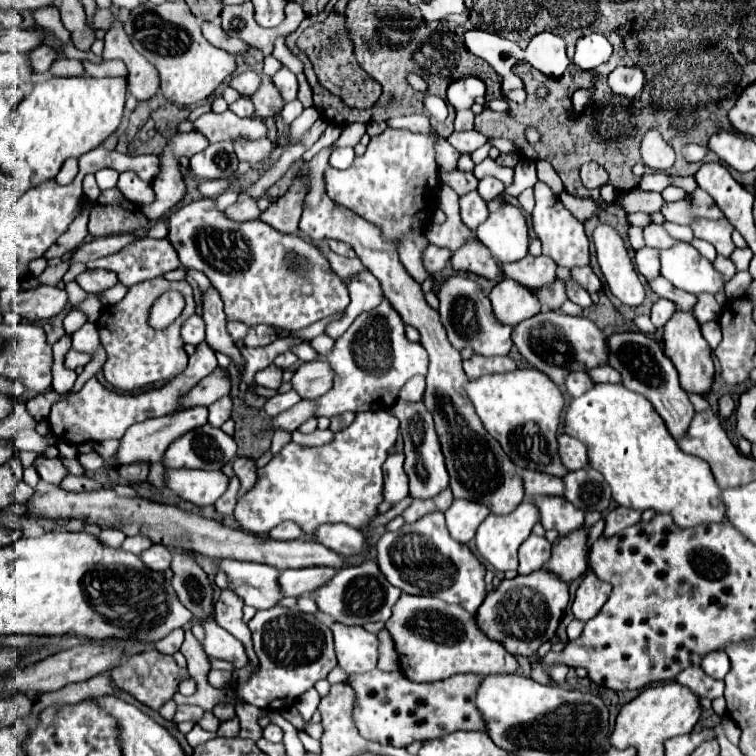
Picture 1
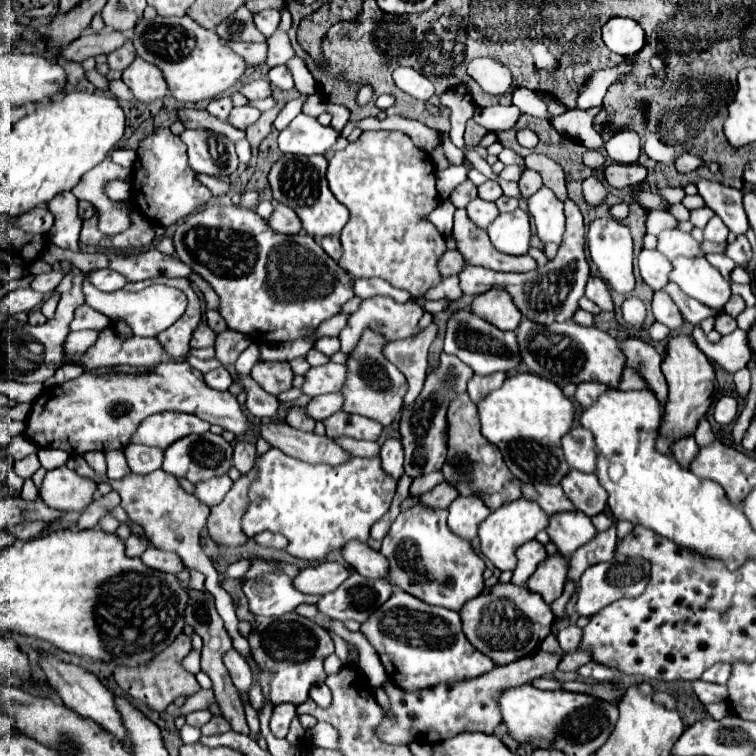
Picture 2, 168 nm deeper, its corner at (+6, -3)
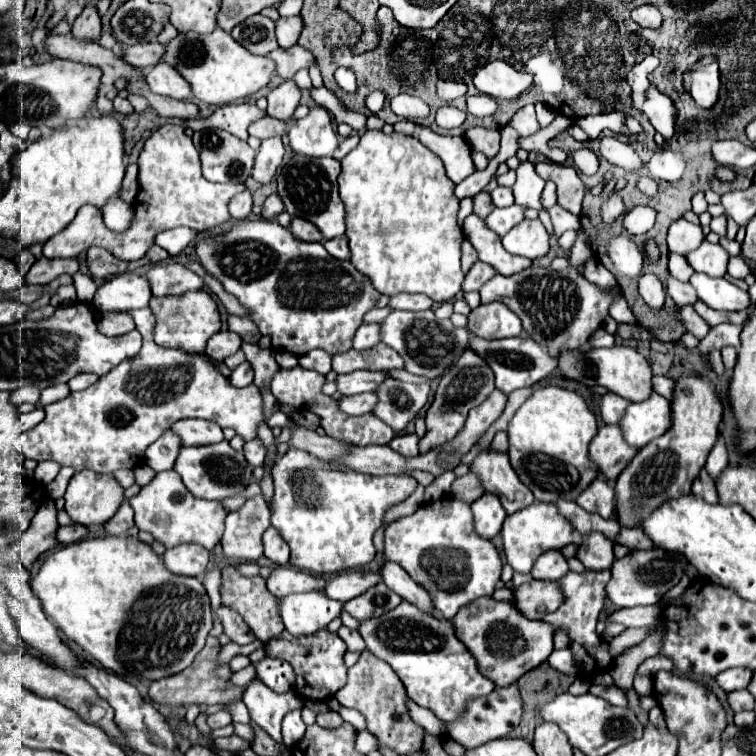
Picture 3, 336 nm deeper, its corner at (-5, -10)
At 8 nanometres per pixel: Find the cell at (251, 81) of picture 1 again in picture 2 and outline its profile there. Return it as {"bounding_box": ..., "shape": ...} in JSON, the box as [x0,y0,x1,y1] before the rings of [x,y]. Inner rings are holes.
{"bounding_box":[239,80,271,100],"shape":[[[255,80],[255,82],[247,82],[239,88],[241,94],[245,94],[249,100],[261,100],[261,98],[269,98],[271,96],[271,84],[269,80]]]}

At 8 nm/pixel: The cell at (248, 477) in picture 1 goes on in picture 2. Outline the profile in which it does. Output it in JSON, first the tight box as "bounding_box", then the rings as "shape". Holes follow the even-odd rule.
{"bounding_box":[233,442,257,474],"shape":[[[237,442],[235,444],[235,454],[233,454],[233,464],[241,474],[247,474],[253,468],[253,462],[257,458],[255,444],[249,442]]]}

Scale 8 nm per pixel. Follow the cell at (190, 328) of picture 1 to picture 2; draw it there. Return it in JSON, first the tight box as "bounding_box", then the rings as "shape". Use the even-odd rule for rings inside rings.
{"bounding_box":[191,324,217,348],"shape":[[[199,324],[197,330],[193,332],[191,348],[207,348],[207,346],[213,346],[215,338],[217,338],[217,334],[207,324]]]}

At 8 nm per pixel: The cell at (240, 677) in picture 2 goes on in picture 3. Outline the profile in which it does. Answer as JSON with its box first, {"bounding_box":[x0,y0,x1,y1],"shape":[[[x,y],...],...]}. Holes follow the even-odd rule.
{"bounding_box":[242,679,304,747],"shape":[[[252,679],[244,689],[242,701],[248,707],[252,721],[258,723],[278,745],[284,747],[282,735],[280,735],[280,723],[286,713],[304,707],[302,699],[292,691],[286,695],[278,695],[258,679]]]}

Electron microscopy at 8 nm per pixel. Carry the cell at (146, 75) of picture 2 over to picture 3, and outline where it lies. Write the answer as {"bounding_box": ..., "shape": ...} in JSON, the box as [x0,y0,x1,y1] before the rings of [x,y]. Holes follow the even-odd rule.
{"bounding_box":[146,63,192,99],"shape":[[[158,63],[152,69],[148,69],[146,85],[156,95],[166,95],[172,99],[190,99],[192,97],[192,91],[190,91],[188,83],[184,81],[184,77],[176,69],[168,67],[166,63]]]}

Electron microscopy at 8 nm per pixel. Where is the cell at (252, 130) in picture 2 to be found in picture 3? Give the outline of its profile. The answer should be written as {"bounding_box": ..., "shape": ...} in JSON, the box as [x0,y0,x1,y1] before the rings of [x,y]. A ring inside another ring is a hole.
{"bounding_box":[252,137,284,183],"shape":[[[270,137],[262,139],[260,151],[256,153],[256,163],[252,169],[252,179],[256,183],[270,183],[272,177],[276,175],[276,169],[280,167],[284,157],[284,145],[280,137]]]}

